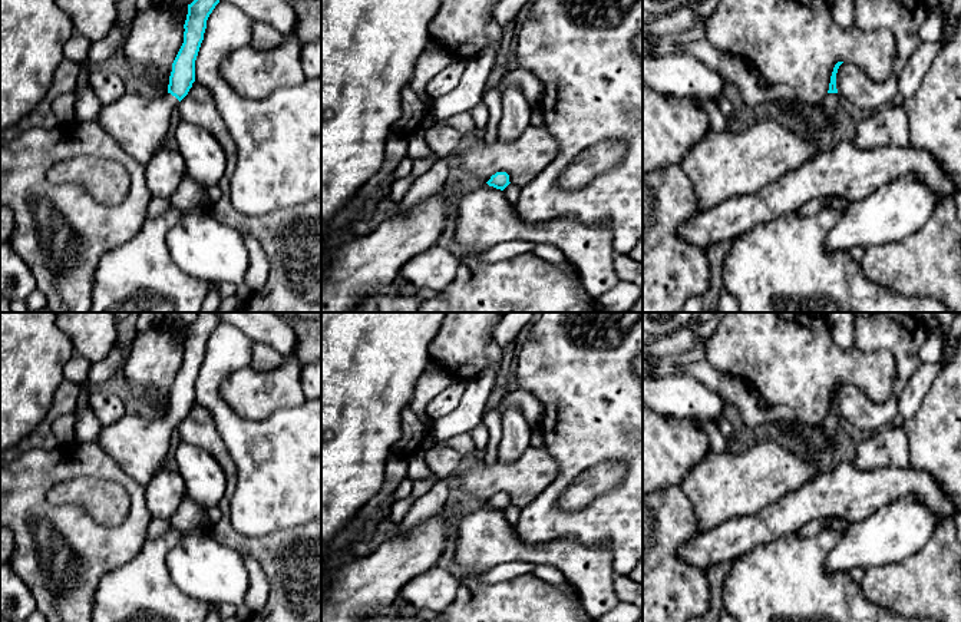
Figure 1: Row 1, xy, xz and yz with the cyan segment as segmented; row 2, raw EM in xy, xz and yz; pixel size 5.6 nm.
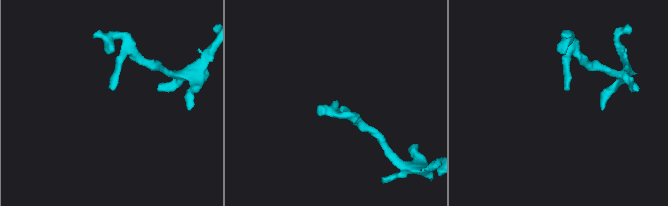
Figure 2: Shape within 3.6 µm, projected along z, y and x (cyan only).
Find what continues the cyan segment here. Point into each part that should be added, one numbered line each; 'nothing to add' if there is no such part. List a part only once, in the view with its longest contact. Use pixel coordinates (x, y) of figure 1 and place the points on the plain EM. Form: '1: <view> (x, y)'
1: xy (139, 446)

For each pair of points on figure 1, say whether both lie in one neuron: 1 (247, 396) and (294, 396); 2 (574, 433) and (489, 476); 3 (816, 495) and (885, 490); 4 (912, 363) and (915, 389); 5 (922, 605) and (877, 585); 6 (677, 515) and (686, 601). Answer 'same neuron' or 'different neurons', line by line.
1: same neuron
2: different neurons
3: same neuron
4: different neurons
5: same neuron
6: same neuron

